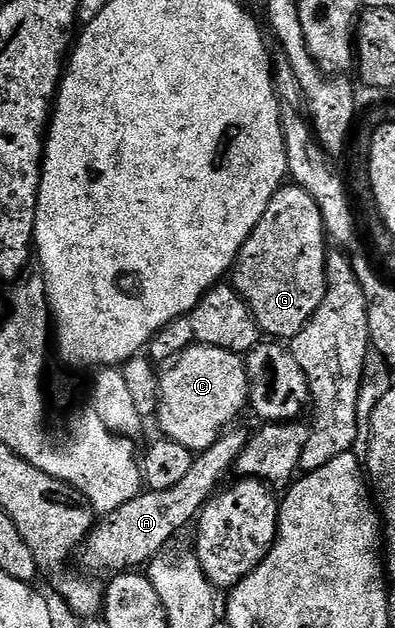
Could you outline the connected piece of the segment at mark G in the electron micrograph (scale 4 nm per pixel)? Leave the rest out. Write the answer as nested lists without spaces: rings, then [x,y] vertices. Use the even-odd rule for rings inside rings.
[[[282,184],[237,252],[231,270],[231,284],[253,312],[262,334],[292,339],[309,321],[325,294],[326,252],[325,224],[315,199],[300,185]]]

